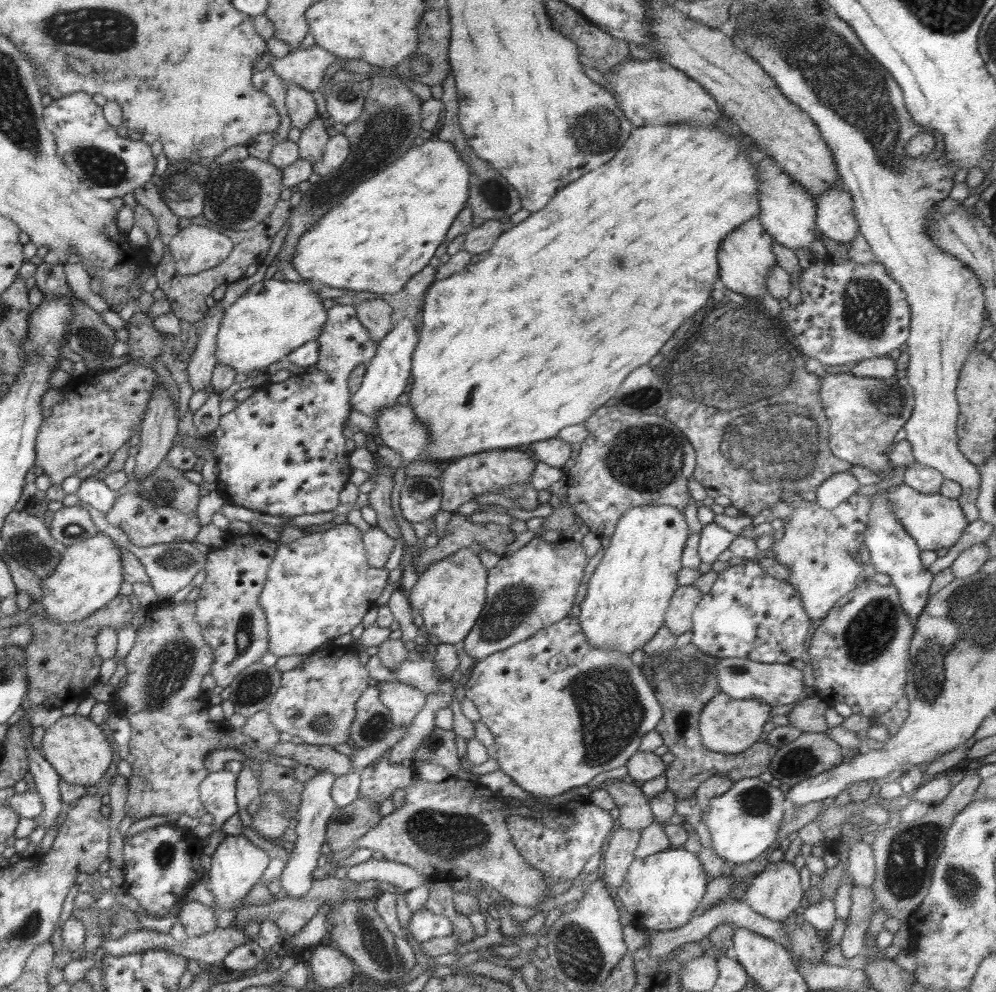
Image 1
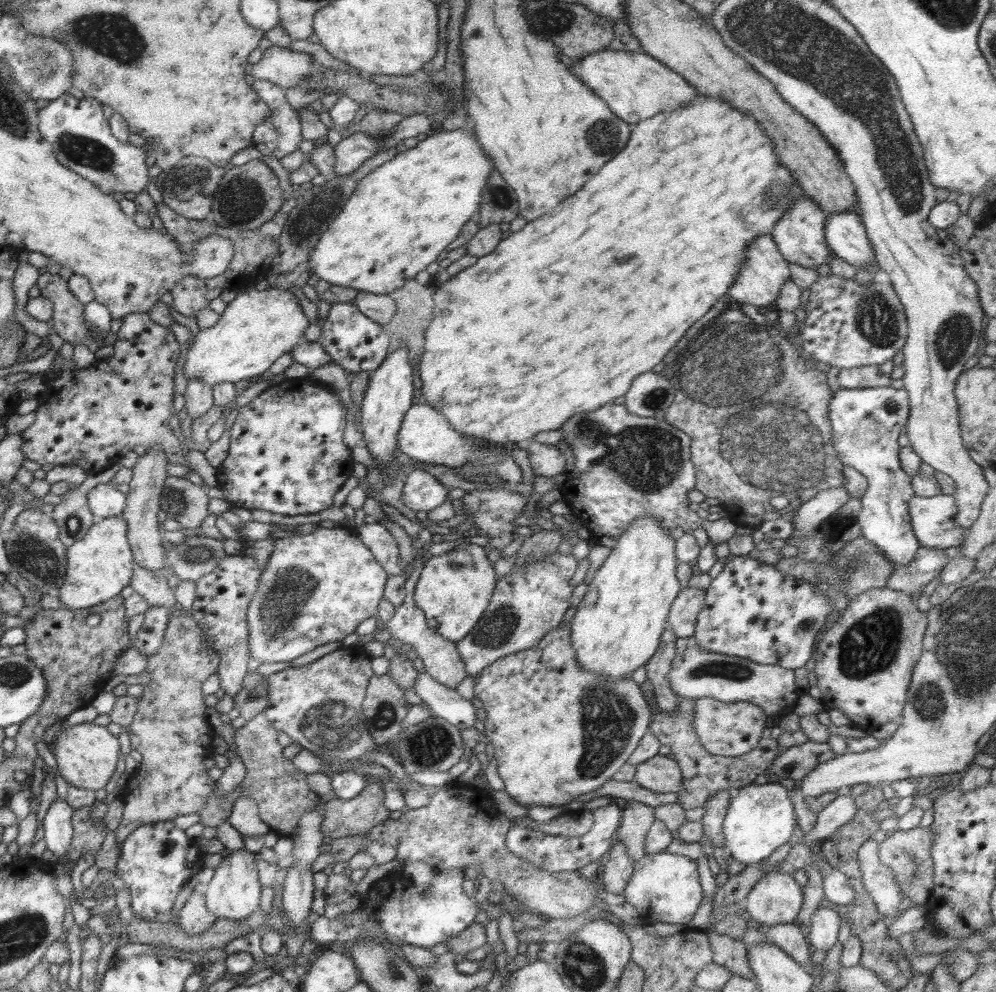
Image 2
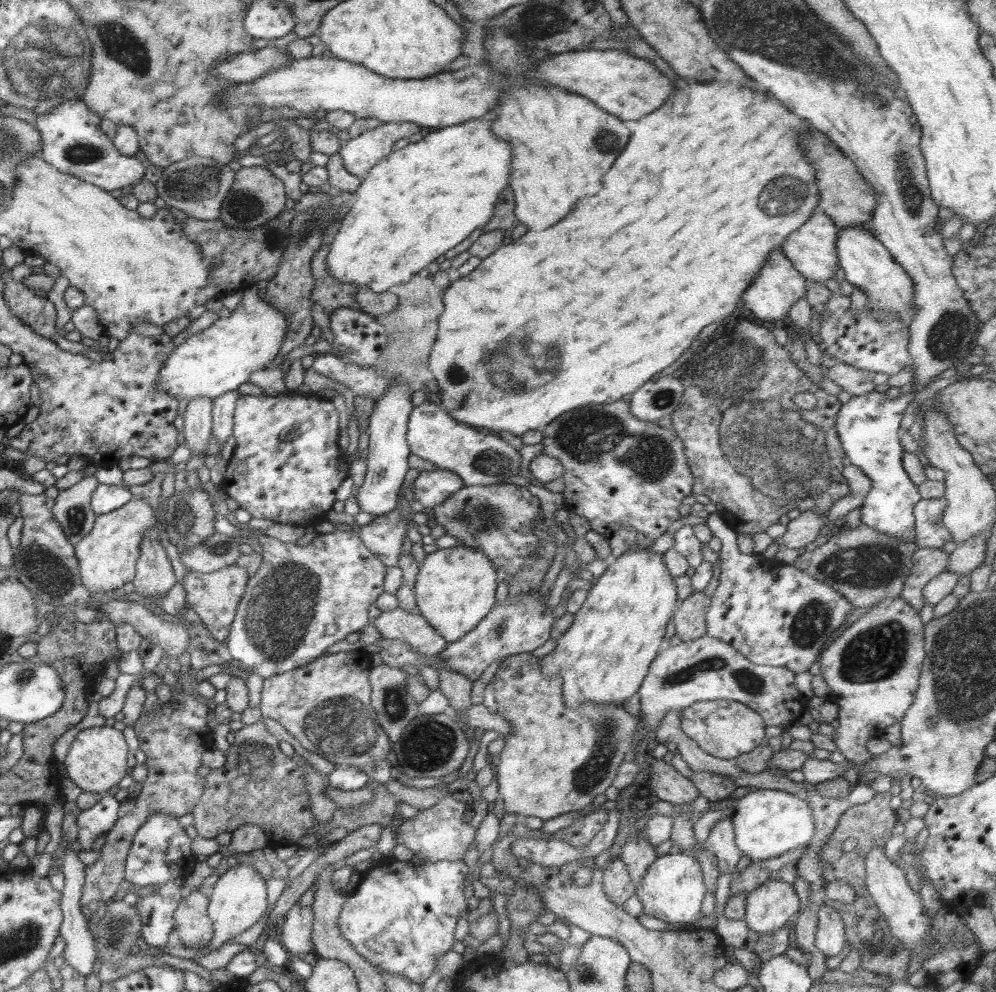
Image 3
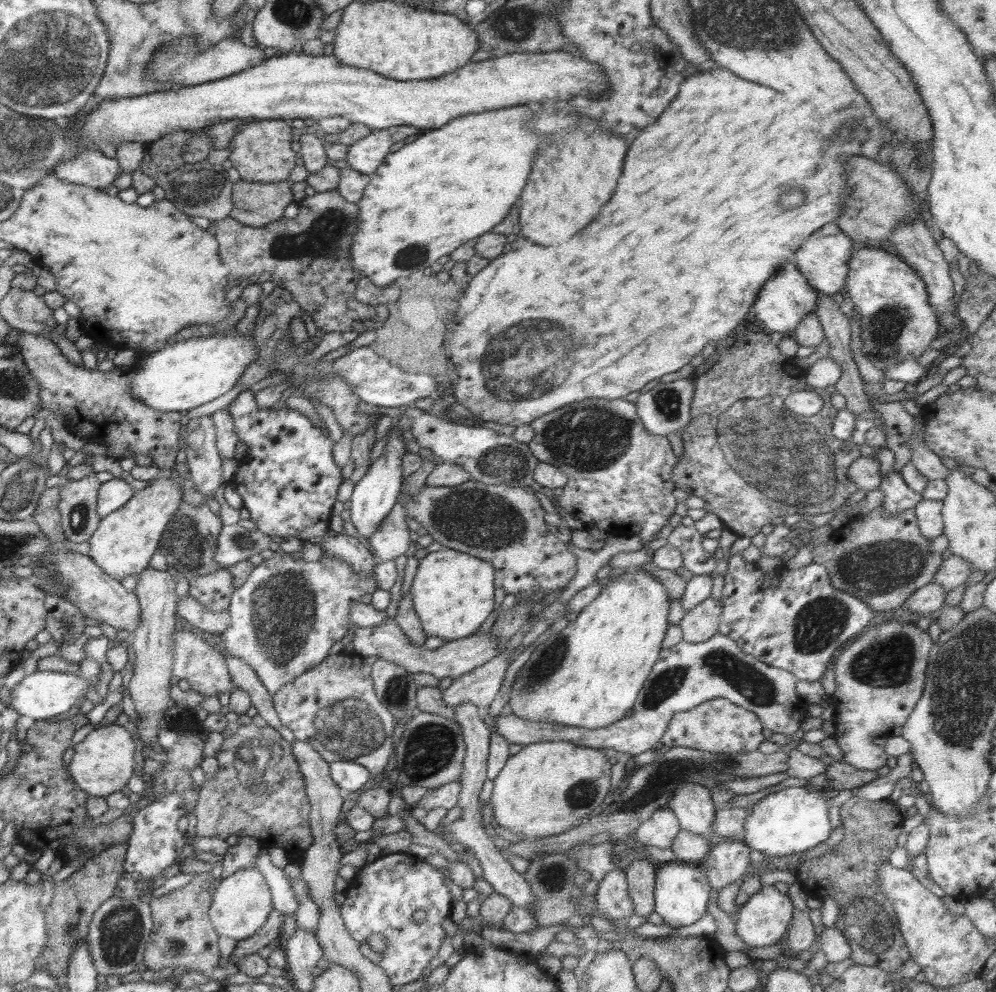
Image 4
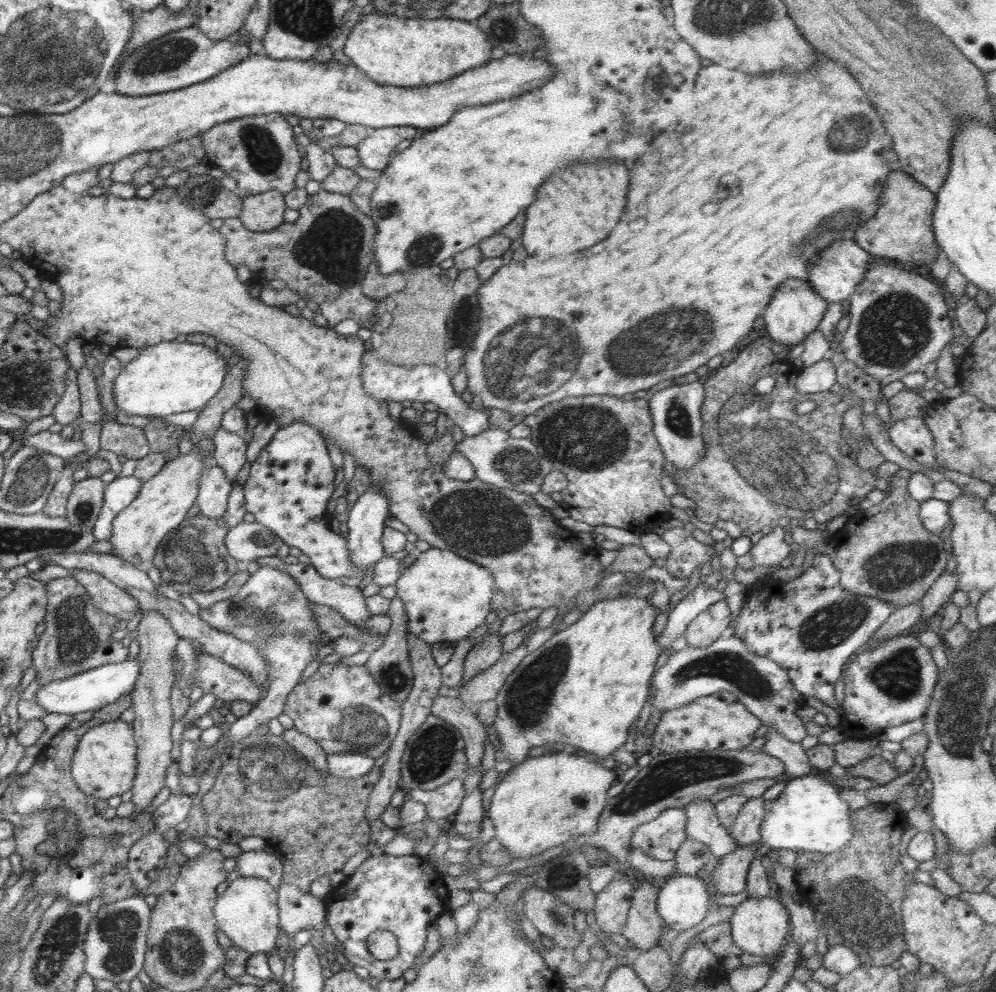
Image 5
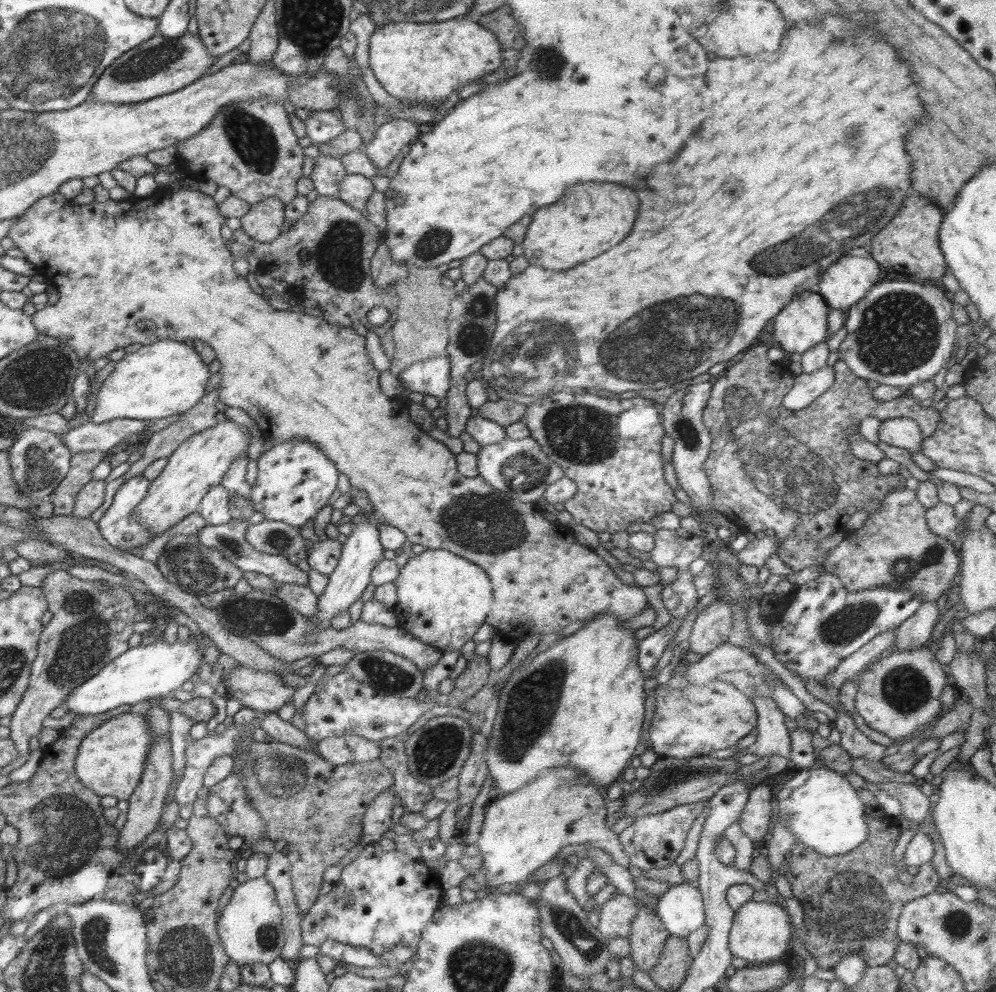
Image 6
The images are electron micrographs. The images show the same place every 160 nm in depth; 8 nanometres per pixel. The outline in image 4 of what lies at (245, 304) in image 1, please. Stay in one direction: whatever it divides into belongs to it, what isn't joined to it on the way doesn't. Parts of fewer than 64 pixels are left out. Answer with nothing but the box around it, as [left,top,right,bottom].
[130,331,259,412]

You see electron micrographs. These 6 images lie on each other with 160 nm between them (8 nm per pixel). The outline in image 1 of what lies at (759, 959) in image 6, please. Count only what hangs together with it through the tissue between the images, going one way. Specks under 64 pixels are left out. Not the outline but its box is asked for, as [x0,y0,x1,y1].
[745,861,804,923]

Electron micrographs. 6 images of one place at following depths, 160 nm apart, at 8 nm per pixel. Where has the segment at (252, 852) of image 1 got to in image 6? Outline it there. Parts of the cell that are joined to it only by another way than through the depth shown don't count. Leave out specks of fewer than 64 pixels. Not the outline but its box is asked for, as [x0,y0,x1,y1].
[217,877,286,967]

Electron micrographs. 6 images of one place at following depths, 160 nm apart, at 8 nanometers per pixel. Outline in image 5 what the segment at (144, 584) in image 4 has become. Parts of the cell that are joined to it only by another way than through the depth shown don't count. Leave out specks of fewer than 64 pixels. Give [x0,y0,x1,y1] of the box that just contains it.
[129,611,179,813]

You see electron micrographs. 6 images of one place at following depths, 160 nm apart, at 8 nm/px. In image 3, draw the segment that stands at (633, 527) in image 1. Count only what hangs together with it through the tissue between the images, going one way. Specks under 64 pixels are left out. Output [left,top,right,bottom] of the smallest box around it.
[540,548,678,711]

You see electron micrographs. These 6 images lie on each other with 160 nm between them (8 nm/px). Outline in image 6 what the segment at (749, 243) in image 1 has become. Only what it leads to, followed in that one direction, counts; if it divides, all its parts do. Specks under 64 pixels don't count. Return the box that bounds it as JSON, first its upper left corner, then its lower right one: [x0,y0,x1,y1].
[770,291,830,354]

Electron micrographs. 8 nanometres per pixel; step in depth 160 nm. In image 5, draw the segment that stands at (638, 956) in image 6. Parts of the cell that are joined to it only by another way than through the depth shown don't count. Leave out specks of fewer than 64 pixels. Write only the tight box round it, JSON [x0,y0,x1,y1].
[619,881,664,952]

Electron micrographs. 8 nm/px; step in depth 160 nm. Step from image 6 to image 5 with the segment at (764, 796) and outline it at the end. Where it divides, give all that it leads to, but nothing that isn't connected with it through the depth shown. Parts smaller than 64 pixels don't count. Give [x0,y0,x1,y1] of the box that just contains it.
[728,796,766,846]

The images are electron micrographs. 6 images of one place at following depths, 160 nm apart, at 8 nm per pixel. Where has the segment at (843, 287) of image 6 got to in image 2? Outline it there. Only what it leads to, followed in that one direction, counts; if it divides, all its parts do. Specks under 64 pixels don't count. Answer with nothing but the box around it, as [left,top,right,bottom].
[771,195,832,269]

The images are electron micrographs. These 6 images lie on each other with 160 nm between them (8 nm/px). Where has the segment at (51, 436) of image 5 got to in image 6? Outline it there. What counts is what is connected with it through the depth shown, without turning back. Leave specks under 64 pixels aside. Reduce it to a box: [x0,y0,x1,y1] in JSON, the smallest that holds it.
[60,419,148,455]

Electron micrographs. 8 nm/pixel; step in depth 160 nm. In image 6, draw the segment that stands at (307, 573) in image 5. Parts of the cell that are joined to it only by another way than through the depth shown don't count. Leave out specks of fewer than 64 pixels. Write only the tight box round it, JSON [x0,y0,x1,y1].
[196,520,308,585]

